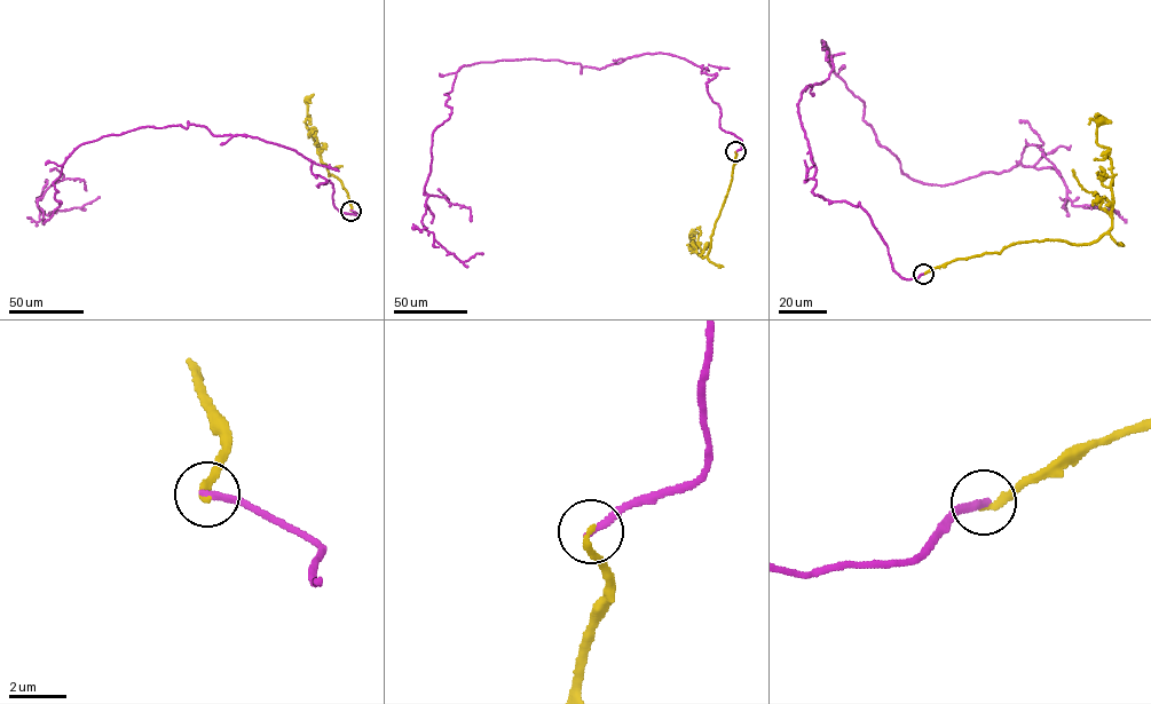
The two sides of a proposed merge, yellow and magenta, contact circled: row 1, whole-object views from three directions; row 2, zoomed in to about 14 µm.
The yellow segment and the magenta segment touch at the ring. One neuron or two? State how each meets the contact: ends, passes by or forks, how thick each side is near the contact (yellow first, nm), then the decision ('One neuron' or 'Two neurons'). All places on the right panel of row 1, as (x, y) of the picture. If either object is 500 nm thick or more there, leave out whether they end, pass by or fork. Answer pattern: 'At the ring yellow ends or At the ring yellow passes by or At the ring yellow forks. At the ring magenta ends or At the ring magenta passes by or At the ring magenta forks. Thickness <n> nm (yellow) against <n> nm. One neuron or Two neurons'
At the ring yellow ends. At the ring magenta ends. Thickness 240 nm (yellow) against 240 nm. Two neurons

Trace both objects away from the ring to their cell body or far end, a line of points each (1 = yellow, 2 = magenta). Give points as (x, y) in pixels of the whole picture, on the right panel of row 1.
1: (923, 274), (1017, 243), (1090, 244), (1106, 232), (1112, 174), (1108, 149), (1096, 141), (1101, 120)
2: (923, 274), (812, 192), (822, 40), (911, 179), (1050, 167), (1109, 202)

